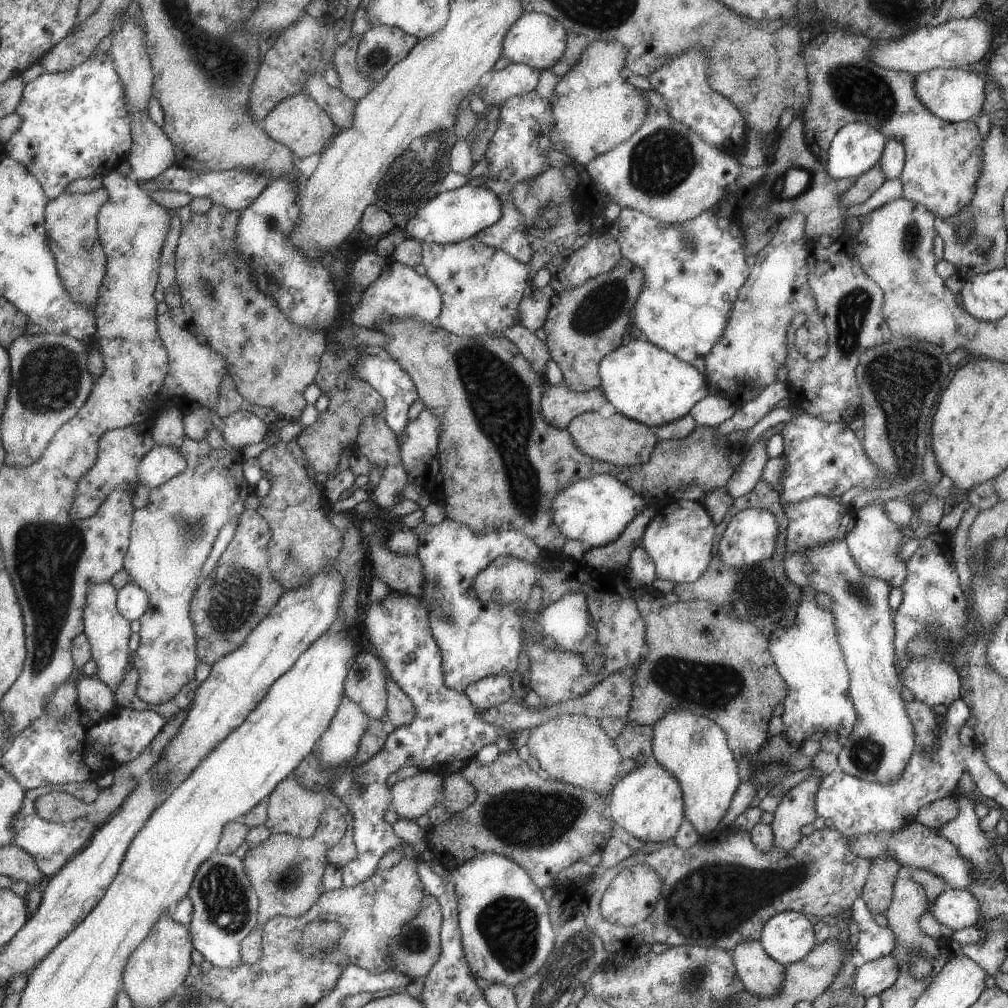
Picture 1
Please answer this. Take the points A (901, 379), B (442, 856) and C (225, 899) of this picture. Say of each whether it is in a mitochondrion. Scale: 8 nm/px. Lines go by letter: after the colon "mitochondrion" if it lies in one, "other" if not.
A: mitochondrion
B: other
C: mitochondrion

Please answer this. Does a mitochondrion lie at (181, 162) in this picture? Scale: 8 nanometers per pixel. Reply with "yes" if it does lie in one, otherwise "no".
no

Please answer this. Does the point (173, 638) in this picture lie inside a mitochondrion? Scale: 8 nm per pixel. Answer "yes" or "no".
no

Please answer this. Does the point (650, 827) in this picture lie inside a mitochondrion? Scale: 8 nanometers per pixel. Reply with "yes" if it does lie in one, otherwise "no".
no

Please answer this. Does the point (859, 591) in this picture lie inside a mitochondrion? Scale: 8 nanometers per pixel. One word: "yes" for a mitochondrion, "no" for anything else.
yes

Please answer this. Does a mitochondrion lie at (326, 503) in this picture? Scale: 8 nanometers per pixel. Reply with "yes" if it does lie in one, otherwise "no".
no

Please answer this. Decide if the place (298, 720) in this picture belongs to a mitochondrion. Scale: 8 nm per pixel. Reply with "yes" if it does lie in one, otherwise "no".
no

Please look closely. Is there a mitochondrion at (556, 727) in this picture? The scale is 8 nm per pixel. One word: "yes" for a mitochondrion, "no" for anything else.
no

